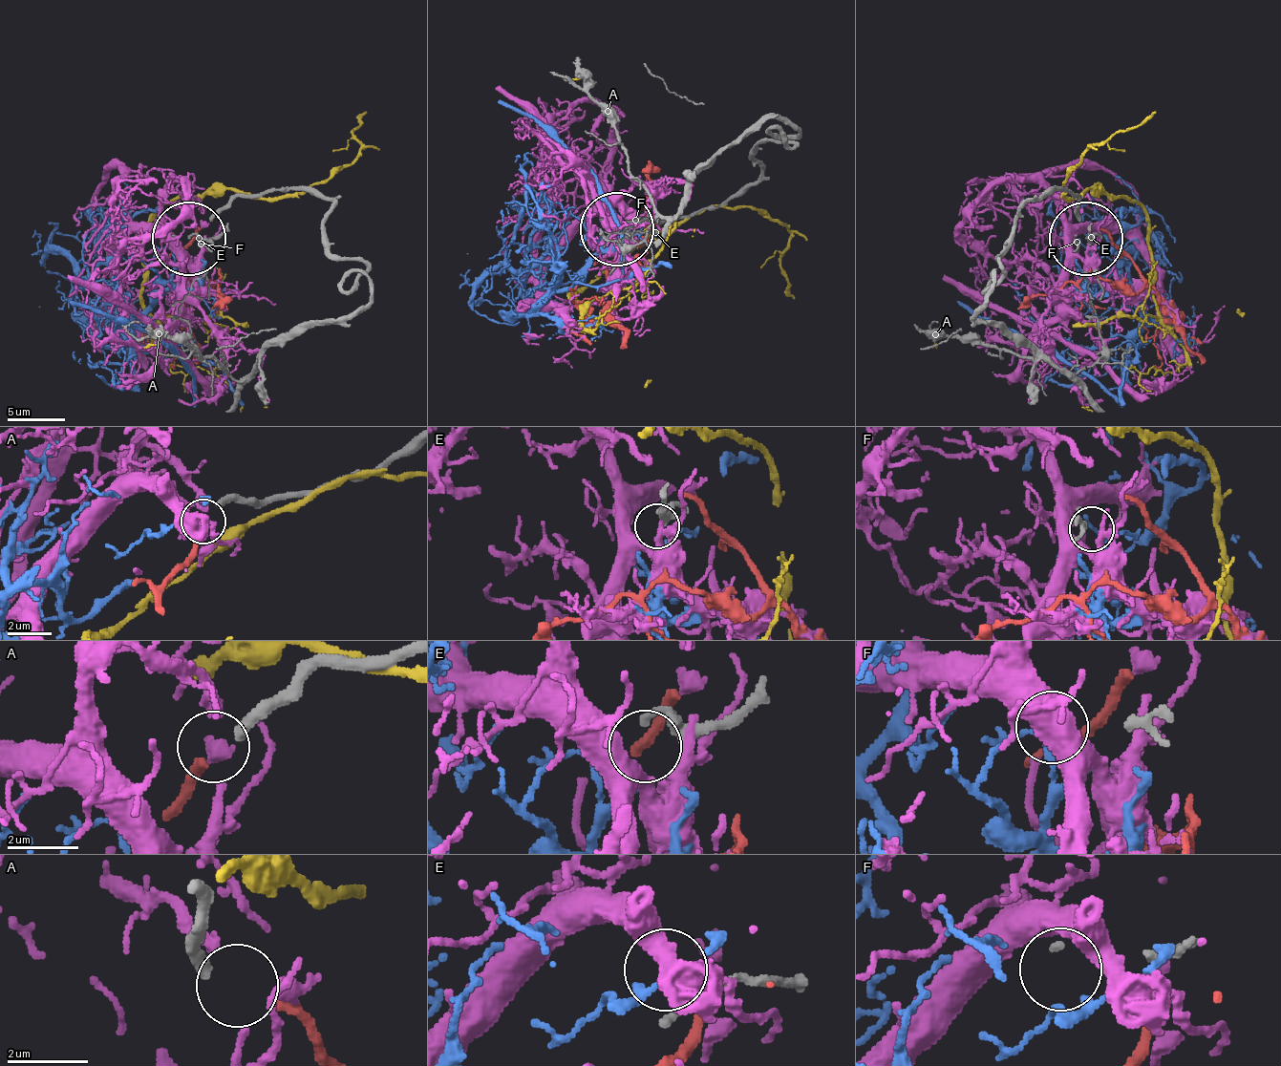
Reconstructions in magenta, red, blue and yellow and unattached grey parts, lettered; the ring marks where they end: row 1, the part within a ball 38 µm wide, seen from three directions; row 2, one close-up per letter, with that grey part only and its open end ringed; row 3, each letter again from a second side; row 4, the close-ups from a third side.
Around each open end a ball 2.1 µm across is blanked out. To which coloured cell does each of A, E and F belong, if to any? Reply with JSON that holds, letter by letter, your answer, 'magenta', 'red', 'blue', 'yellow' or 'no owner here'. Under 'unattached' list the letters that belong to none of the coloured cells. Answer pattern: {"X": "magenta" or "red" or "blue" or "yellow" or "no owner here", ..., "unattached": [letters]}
{"A": "red", "E": "no owner here", "F": "blue", "unattached": ["E"]}

